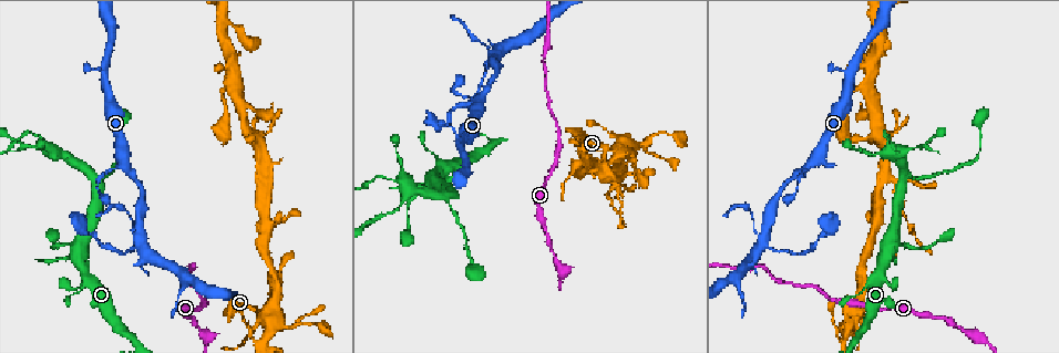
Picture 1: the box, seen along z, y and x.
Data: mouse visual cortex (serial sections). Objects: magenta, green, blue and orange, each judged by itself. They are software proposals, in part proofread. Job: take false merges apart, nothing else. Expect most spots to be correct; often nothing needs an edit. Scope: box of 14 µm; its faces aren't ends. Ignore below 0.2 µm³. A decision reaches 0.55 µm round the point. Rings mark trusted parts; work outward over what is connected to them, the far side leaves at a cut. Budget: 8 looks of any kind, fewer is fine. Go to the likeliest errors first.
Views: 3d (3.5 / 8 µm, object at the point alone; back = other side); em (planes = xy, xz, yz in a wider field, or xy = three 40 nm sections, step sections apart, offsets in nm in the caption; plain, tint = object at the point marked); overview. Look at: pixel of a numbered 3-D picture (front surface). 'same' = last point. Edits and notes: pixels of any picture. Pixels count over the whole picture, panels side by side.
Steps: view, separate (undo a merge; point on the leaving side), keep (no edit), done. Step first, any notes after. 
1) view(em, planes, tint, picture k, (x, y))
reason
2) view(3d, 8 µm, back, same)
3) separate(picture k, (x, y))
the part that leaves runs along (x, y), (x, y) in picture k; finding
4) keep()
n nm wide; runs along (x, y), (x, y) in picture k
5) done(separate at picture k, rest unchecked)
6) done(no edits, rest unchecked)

view(3d, 3.5 µm, picture 1, (763, 241))

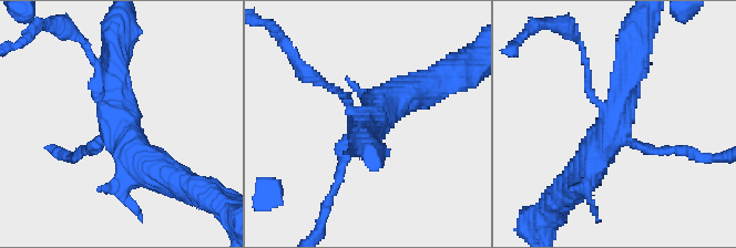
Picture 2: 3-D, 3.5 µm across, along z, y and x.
view(em, xy, step 2, tint, picture 2, (618, 124))

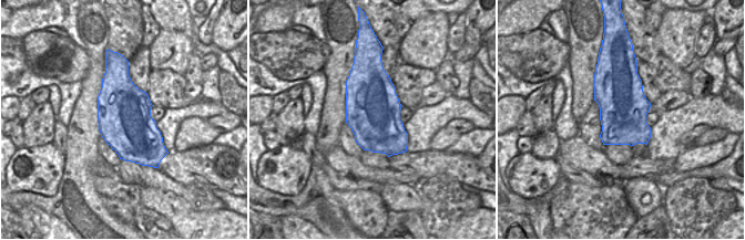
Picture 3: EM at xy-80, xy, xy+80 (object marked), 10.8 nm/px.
keep()
600 nm wide; runs along (636, 53), (616, 125), (582, 173) in picture 2; one cell here

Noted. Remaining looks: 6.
view(3d, 3.5 µm, back, picture 1, (618, 147))
calibre changes

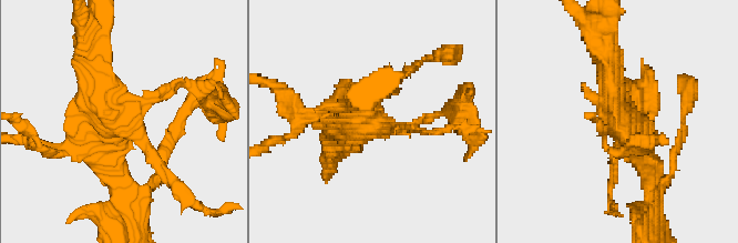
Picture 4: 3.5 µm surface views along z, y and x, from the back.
view(em, xy, step 1, tint, picture 4, (118, 114))
shape alone is not enough

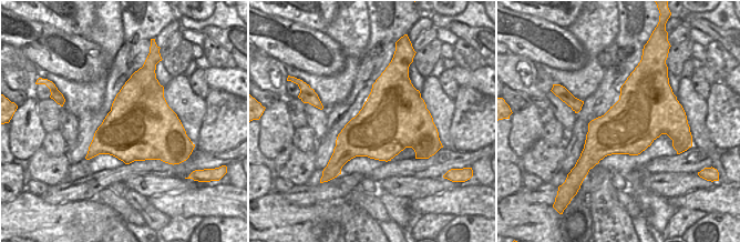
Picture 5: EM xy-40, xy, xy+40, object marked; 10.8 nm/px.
view(em, xy, step 2, tint, same)

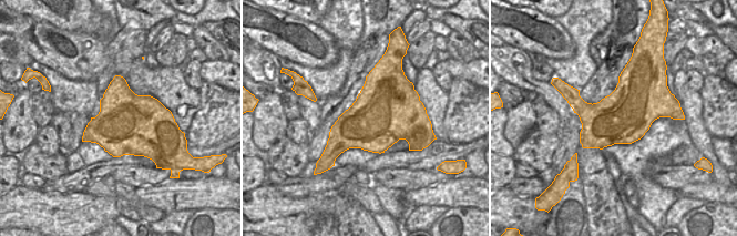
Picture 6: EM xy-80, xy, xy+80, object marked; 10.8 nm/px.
keep()
runs along (177, 83), (116, 114), (89, 50) in picture 4; all the same cell

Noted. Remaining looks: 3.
view(3d, 3.5 µm, picture 1, (905, 176))
branch point

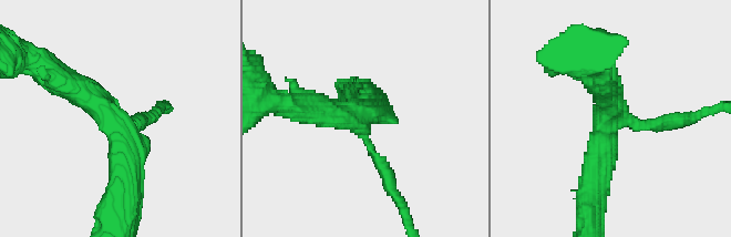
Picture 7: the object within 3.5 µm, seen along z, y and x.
keep()
arms of 200, 400, 400 nm; one cell here

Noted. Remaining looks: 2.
done(no edits, rest unchecked)

